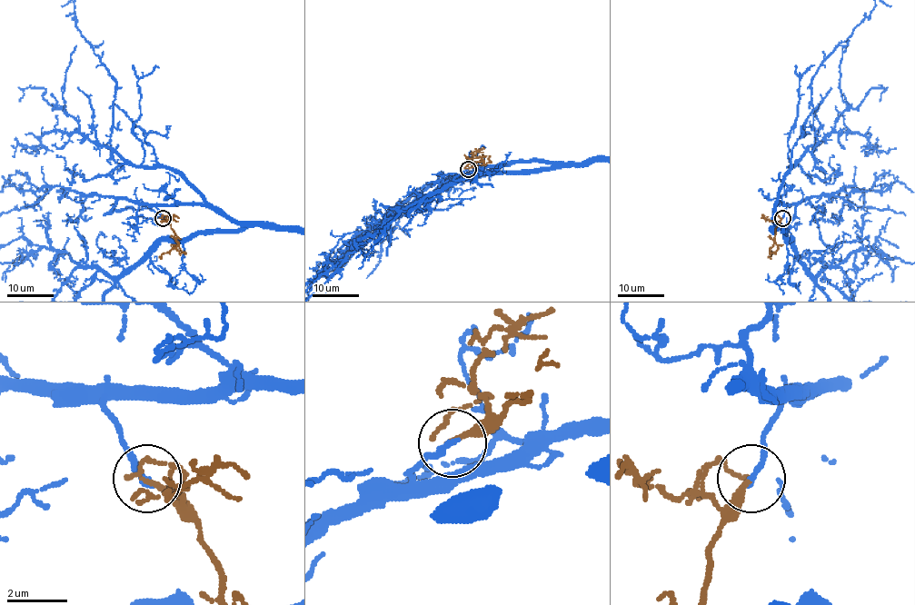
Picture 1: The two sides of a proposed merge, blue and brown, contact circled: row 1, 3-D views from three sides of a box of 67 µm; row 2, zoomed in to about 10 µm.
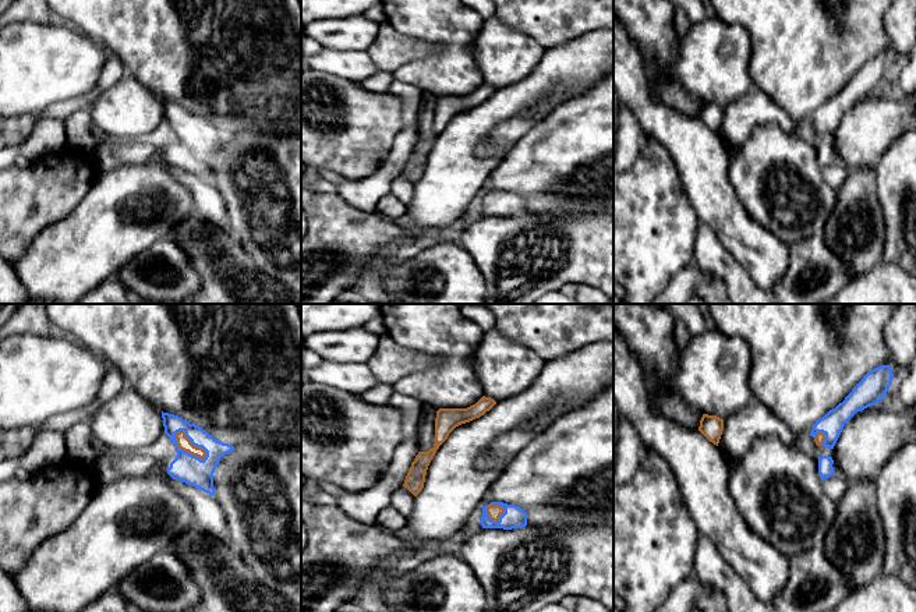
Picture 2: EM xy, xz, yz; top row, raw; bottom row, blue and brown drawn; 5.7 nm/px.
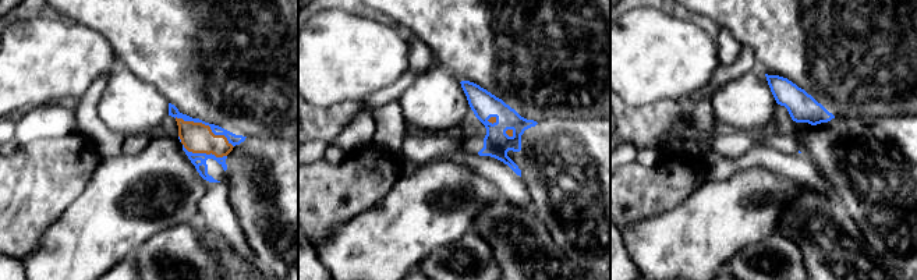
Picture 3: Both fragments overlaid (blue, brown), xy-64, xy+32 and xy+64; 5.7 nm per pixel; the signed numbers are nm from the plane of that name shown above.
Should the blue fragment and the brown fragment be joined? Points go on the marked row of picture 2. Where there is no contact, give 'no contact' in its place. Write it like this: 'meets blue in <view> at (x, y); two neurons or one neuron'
meets blue in xy at (186, 452); one neuron

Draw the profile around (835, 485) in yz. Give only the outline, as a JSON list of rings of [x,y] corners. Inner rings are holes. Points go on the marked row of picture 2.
[[[834,474],[830,478],[823,481],[823,487],[824,487],[825,494],[835,503],[838,503],[842,499],[848,485],[849,484],[846,482],[845,477],[842,477],[839,474]]]

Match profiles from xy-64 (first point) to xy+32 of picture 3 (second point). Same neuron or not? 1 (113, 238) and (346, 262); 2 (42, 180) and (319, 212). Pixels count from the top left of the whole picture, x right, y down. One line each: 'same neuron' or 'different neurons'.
1: same neuron
2: same neuron

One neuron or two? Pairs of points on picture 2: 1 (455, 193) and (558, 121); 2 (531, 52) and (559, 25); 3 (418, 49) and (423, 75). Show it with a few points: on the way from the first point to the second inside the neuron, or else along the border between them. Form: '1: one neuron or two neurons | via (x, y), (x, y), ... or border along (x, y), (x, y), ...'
1: two neurons | border along (501, 161), (487, 179)
2: two neurons | border along (510, 28), (530, 35), (544, 49)
3: two neurons | border along (441, 48), (437, 52), (400, 64), (392, 73)

